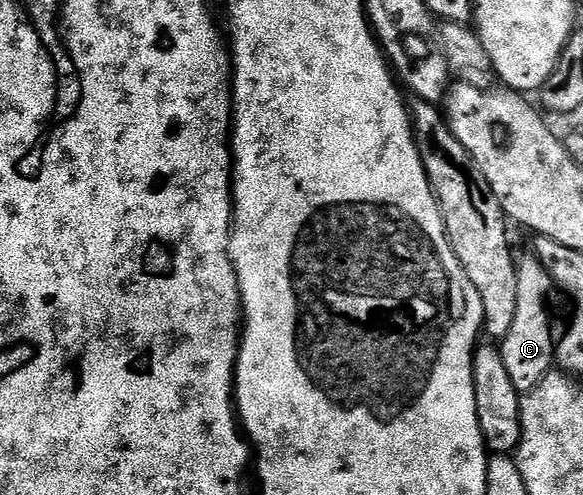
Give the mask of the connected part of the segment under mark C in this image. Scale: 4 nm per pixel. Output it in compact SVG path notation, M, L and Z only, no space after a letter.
M534 256L519 258L515 267L517 272L517 316L509 332L498 343L499 355L509 371L509 380L513 380L520 395L528 394L547 374L552 373L556 365L556 331L551 331L551 314L547 311L547 293L553 290L553 282L548 272Z

